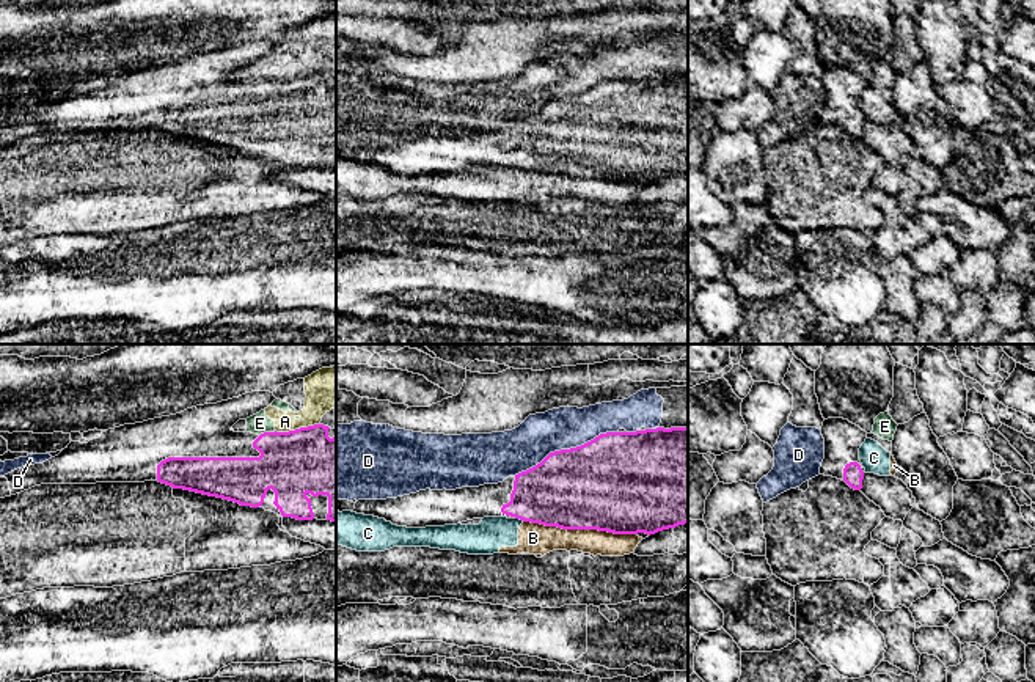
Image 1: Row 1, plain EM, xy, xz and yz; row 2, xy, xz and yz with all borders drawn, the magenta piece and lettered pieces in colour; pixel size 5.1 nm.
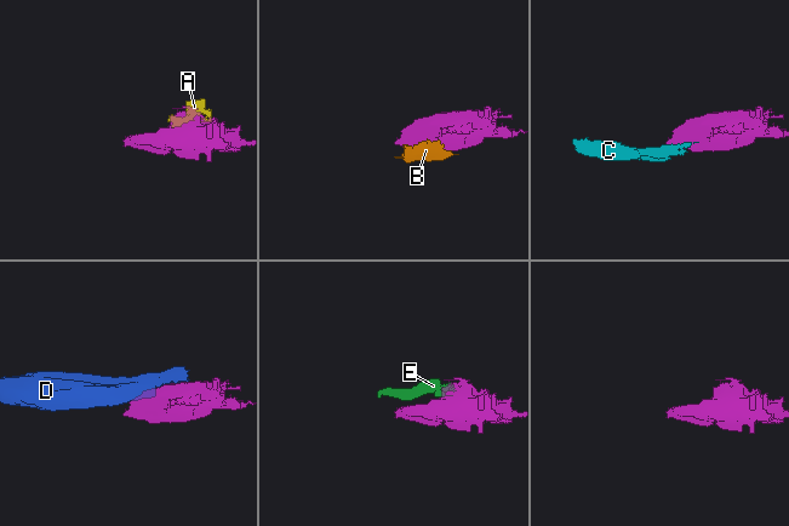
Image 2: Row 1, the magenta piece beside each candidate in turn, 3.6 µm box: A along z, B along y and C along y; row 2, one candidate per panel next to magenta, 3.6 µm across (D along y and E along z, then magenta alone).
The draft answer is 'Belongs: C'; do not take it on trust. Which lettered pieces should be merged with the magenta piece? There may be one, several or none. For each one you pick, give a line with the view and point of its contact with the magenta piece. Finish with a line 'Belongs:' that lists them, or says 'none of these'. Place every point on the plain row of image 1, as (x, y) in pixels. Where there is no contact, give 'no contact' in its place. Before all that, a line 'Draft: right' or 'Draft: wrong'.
Draft: wrong
Belongs: none of these

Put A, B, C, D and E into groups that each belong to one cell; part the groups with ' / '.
A B C E / D

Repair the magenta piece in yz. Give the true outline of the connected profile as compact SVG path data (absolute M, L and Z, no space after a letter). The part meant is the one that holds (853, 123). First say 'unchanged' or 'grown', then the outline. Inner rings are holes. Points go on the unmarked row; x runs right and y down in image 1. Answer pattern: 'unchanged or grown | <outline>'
grown | M843 66L823 69L825 107L820 123L845 129L851 137L861 138L865 116L859 108L859 96L867 80Z

